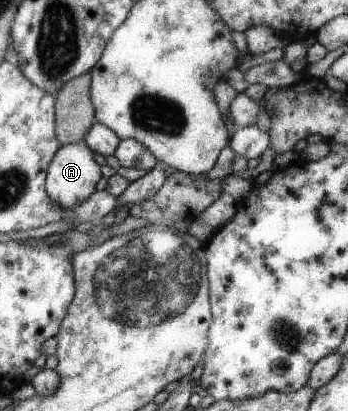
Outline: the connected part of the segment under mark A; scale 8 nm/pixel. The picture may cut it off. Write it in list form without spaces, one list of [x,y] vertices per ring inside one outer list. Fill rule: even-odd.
[[[83,141],[62,144],[49,161],[45,192],[61,208],[73,208],[73,205],[84,201],[96,189],[96,182],[100,178],[100,166],[94,160],[94,152]]]

